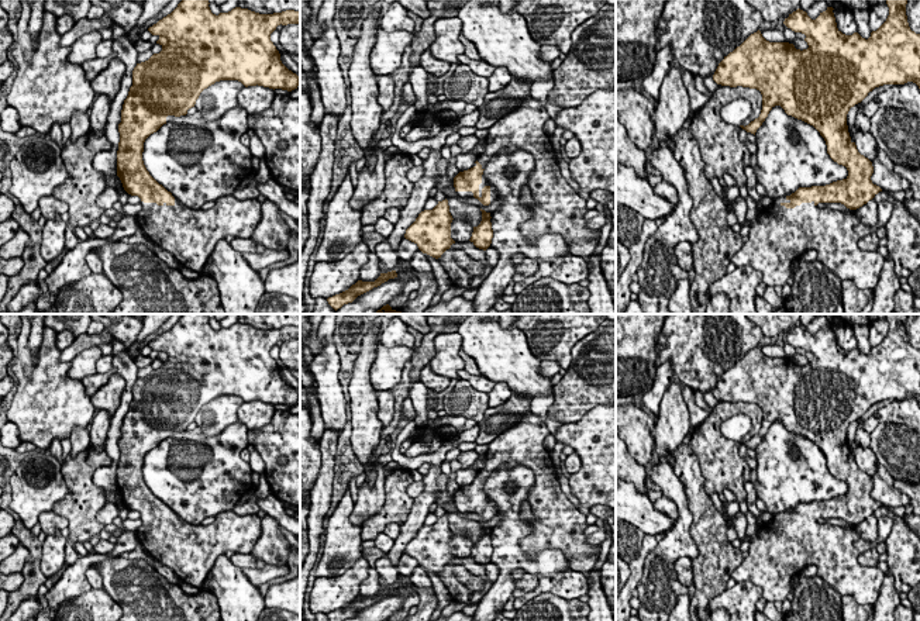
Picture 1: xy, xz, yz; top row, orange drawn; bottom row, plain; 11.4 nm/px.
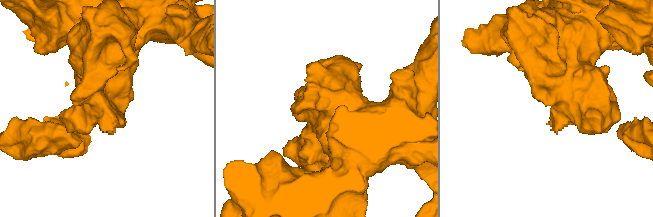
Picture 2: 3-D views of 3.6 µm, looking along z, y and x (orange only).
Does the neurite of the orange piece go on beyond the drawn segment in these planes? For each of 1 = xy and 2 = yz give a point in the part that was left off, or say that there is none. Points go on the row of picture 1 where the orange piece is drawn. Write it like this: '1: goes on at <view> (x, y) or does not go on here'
1: goes on at xy (190, 235)
2: goes on at yz (779, 235)

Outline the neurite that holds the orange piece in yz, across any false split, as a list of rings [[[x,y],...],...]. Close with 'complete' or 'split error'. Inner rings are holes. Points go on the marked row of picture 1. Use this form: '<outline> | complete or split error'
[[[886,0],[889,15],[871,32],[868,39],[858,32],[845,35],[837,28],[833,7],[827,7],[816,20],[797,8],[783,24],[795,32],[806,35],[807,49],[796,49],[789,42],[769,42],[761,31],[751,34],[740,46],[719,63],[713,80],[721,86],[757,89],[762,94],[762,110],[748,125],[740,125],[755,135],[769,111],[781,106],[788,115],[813,125],[824,138],[830,158],[848,170],[843,180],[826,186],[799,187],[786,197],[779,197],[762,210],[750,225],[748,241],[735,252],[731,262],[735,266],[750,265],[762,273],[766,286],[785,286],[790,276],[790,265],[809,249],[819,252],[819,261],[840,280],[851,280],[858,289],[875,289],[879,283],[885,258],[876,251],[862,251],[858,241],[876,228],[885,227],[892,214],[892,203],[878,204],[875,227],[862,224],[852,210],[872,200],[882,189],[872,183],[872,162],[861,155],[851,141],[847,114],[861,103],[869,92],[883,84],[905,84],[913,82],[920,89],[920,34],[910,30],[906,15],[907,0]],[[819,203],[841,203],[850,211],[820,208]]] | split error

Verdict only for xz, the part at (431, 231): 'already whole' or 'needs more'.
needs more

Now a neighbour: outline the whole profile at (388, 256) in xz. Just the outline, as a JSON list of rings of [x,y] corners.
[[[387,238],[376,245],[375,253],[379,259],[379,269],[382,273],[387,273],[397,269],[400,262],[397,252],[390,246]]]

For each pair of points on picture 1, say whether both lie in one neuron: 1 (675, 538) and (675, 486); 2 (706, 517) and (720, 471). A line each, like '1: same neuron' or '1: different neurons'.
1: same neuron
2: different neurons

